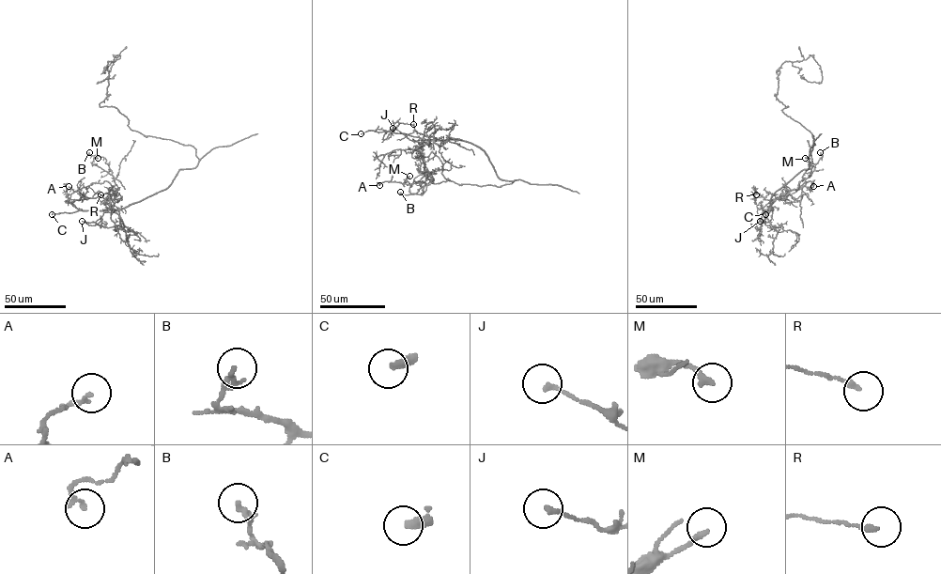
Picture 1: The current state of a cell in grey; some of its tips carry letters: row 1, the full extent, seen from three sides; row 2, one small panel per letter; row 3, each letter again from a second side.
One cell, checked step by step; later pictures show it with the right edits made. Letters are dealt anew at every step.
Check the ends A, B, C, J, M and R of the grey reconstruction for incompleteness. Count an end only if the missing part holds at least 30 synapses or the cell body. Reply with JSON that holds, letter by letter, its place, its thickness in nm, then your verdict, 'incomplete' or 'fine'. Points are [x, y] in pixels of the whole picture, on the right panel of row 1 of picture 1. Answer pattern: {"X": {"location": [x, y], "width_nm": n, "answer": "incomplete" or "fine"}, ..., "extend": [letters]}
{"A": {"location": [813, 186], "width_nm": 150, "answer": "fine"}, "B": {"location": [820, 152], "width_nm": 180, "answer": "fine"}, "C": {"location": [765, 214], "width_nm": 340, "answer": "fine"}, "J": {"location": [760, 221], "width_nm": 160, "answer": "fine"}, "M": {"location": [805, 158], "width_nm": 220, "answer": "fine"}, "R": {"location": [756, 194], "width_nm": 180, "answer": "fine"}, "extend": []}

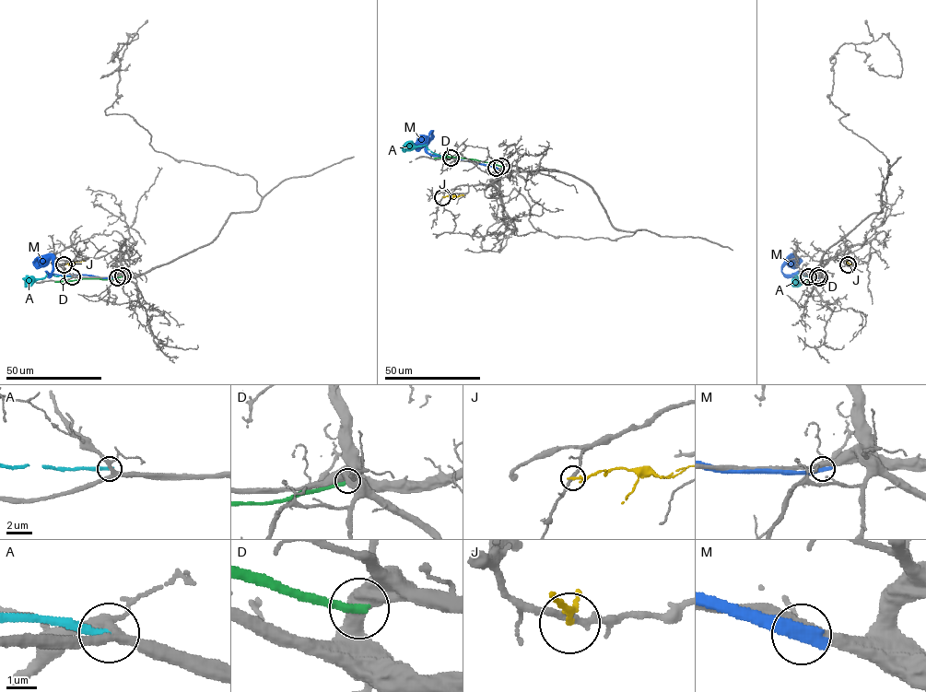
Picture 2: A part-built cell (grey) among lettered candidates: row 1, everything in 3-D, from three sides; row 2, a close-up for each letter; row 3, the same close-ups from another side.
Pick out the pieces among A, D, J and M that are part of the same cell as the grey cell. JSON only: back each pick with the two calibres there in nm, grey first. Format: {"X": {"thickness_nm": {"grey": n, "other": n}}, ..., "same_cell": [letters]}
{"same_cell": []}

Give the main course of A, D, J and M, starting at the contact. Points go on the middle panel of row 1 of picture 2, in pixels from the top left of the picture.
A: (451, 158), (433, 153), (425, 145), (404, 150)
D: (501, 166), (455, 157), (434, 158)
J: (443, 196), (463, 195)
M: (496, 168), (430, 155), (427, 142), (431, 131), (432, 136), (425, 144), (412, 146)

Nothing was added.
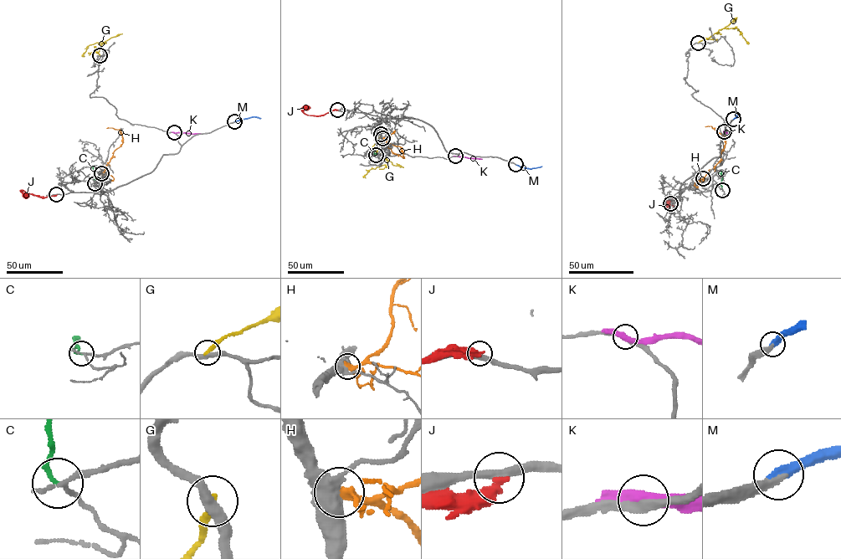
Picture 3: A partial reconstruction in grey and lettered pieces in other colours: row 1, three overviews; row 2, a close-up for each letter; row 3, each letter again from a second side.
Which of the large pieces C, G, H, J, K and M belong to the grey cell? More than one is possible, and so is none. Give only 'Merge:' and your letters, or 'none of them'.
Merge: M

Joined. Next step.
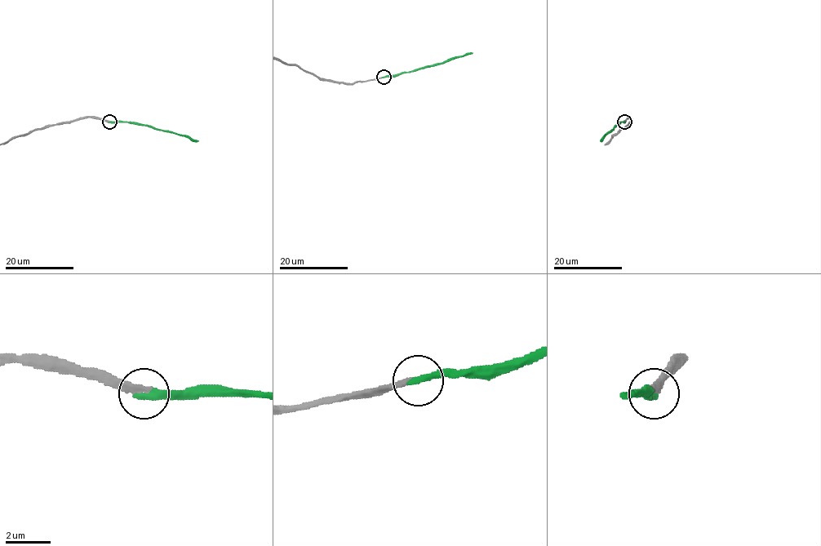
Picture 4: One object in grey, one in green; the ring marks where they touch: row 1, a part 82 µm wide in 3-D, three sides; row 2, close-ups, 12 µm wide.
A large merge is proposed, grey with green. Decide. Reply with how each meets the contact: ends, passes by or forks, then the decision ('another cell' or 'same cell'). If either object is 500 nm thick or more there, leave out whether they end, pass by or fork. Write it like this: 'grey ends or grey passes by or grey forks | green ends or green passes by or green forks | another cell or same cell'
grey ends | green ends | same cell

